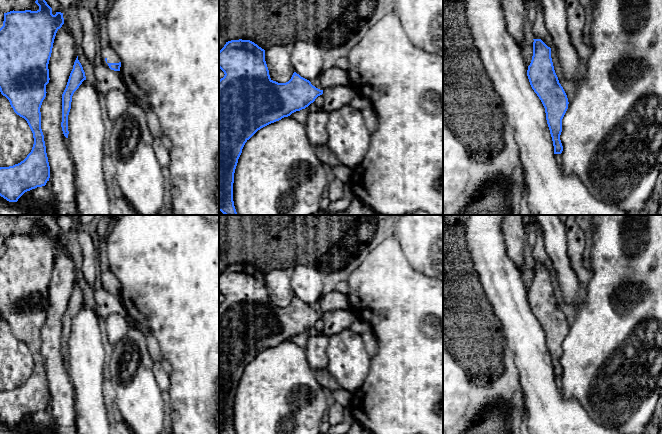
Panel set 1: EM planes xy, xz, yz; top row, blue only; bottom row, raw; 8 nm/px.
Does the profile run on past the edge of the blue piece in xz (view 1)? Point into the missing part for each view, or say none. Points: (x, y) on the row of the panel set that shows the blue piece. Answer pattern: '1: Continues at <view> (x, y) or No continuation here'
1: No continuation here

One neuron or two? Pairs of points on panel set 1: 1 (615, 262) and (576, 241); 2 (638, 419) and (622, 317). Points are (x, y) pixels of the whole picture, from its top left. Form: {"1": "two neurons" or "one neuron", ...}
{"1": "two neurons", "2": "one neuron"}

